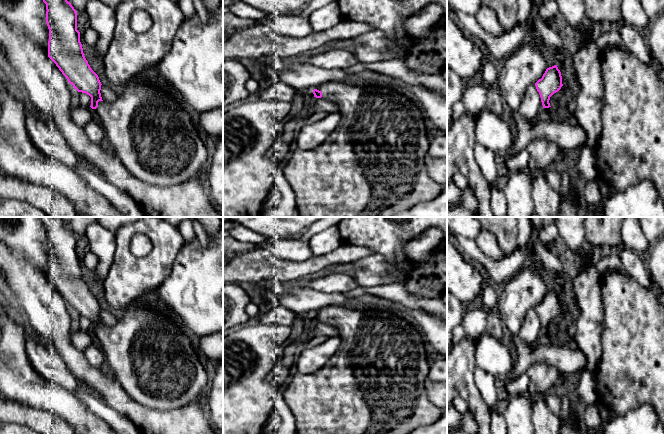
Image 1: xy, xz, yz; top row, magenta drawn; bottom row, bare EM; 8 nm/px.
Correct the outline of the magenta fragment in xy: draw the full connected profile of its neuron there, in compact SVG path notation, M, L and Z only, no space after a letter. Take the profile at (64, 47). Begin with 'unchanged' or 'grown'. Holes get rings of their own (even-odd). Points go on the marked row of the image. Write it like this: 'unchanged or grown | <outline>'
grown | M43 0L46 4L46 23L49 29L48 57L56 64L62 74L67 78L73 87L91 97L91 108L98 117L109 140L114 153L123 163L126 169L138 180L155 186L173 186L182 184L207 167L211 149L207 145L193 122L188 108L183 105L170 90L168 93L153 87L146 81L146 74L138 79L130 81L124 92L117 96L114 102L105 102L101 97L101 82L98 75L91 69L86 60L80 32L77 30L77 12L67 0Z

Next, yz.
unchanged | M557 65L547 68L542 78L535 83L535 86L540 94L543 108L551 107L550 97L563 86L561 72Z

